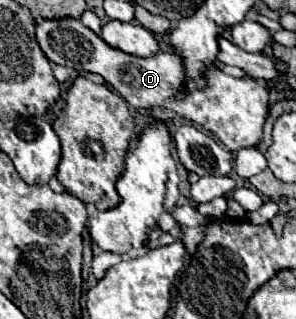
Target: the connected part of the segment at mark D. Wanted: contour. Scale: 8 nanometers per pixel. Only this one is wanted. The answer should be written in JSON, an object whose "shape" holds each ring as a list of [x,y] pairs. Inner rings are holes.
{"shape":[[[39,19],[37,41],[49,61],[75,69],[79,73],[89,71],[101,75],[135,109],[167,107],[177,115],[211,131],[233,153],[239,151],[241,147],[259,147],[263,139],[263,123],[269,113],[269,91],[265,81],[255,81],[251,77],[237,79],[225,75],[217,67],[207,67],[207,85],[203,89],[187,91],[185,67],[181,55],[177,55],[175,51],[157,53],[145,59],[127,55],[119,49],[109,47],[99,35],[87,29],[79,19],[51,19],[51,21]],[[251,113],[257,113],[255,119],[251,117]]]}

